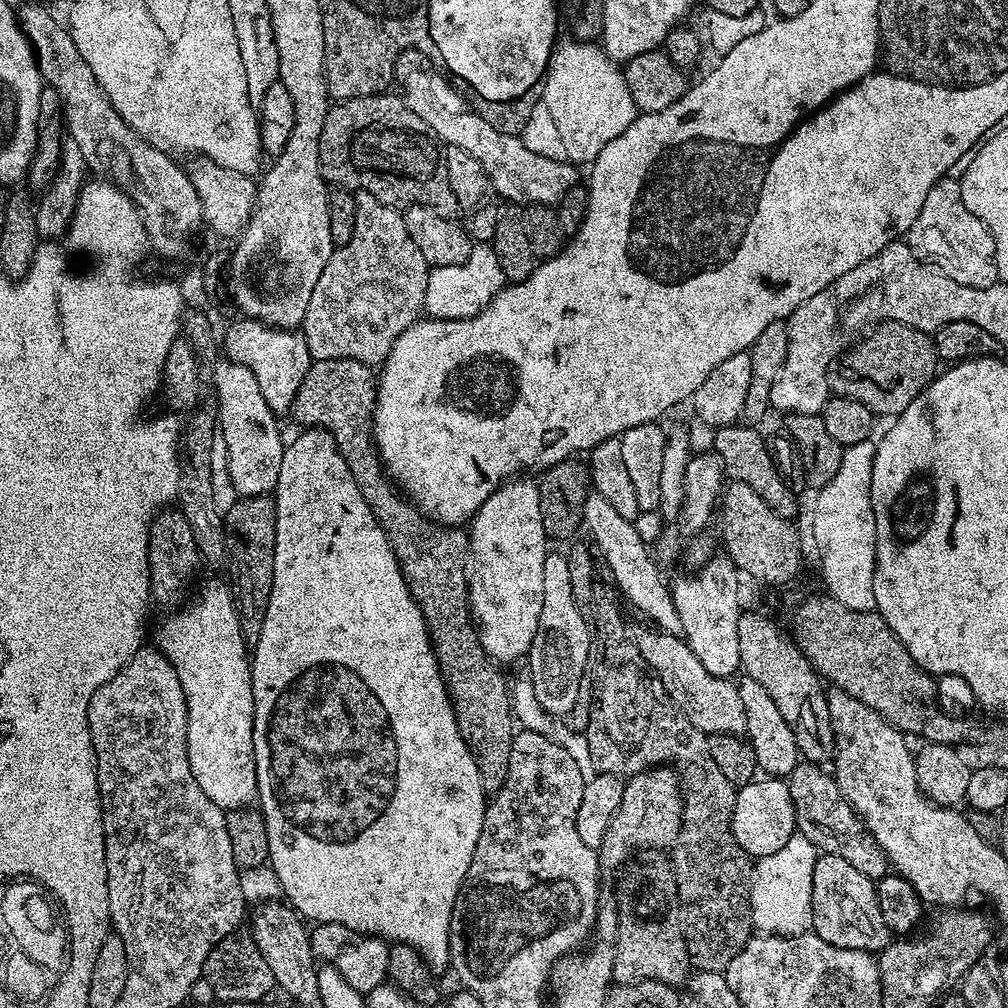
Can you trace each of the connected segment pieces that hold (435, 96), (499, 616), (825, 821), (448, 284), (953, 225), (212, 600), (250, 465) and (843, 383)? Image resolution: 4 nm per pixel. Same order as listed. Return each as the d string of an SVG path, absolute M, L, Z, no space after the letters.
M416 72L408 80L402 91L404 105L422 122L426 122L428 131L449 148L466 150L470 158L475 158L482 165L482 170L490 174L490 182L494 182L494 190L501 201L512 206L547 204L556 206L560 198L571 188L577 187L575 163L568 160L542 158L542 154L534 154L534 150L526 150L519 135L511 136L499 132L486 118L473 112L471 107L463 103L456 104L458 93L447 79L443 80L436 72Z
M524 478L505 480L498 490L494 490L494 494L486 502L482 502L482 506L470 521L470 531L468 532L468 607L472 609L472 619L479 631L480 641L486 650L486 654L501 666L512 664L515 660L523 661L534 642L534 634L538 634L538 618L542 614L542 566L546 563L546 558L550 551L550 538L546 534L544 523L542 522L540 485L535 479L520 479Z
M801 762L786 777L790 798L794 802L799 835L810 838L812 845L821 853L846 858L846 862L850 862L854 870L862 870L862 874L866 874L866 878L870 878L873 882L881 880L890 872L888 855L869 834L864 821L836 785L835 775L828 773L827 776L824 770L819 764Z
M480 242L473 247L466 262L431 269L429 281L426 282L423 311L434 320L465 320L478 315L505 284L502 266L498 266L498 254L494 254L487 243Z
M945 178L930 186L914 226L906 233L906 242L921 260L949 276L962 286L985 288L998 281L998 266L994 262L994 238L991 230L978 220L962 204L959 189L960 181L956 178Z
M208 580L200 588L200 593L185 606L181 612L168 616L160 624L156 632L155 647L168 659L170 666L174 666L174 674L178 674L178 682L182 684L182 694L186 698L186 750L190 771L194 774L194 782L202 786L202 794L214 802L214 806L231 810L234 808L249 807L257 799L256 794L256 763L254 762L254 694L252 693L252 665L250 663L250 648L244 643L240 615L236 612L236 604L232 601L232 589L227 583L220 580Z
M220 358L211 368L212 384L216 387L216 419L222 440L224 436L223 463L232 483L231 491L236 492L237 497L275 493L286 447L285 437L280 437L280 428L276 425L277 413L266 406L266 398L262 398L262 389L258 387L258 378L254 378L246 366Z
M885 320L875 325L855 347L845 351L837 359L828 371L828 390L833 396L849 396L862 402L862 406L866 406L877 417L895 418L902 410L906 410L906 406L910 406L910 402L914 402L914 398L928 385L928 381L937 375L936 364L938 365L936 341L929 333L906 326L902 322Z

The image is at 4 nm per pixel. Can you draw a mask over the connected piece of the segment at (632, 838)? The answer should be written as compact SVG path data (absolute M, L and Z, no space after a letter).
M675 767L647 768L645 772L624 780L622 806L618 806L618 814L614 814L610 830L606 830L604 845L598 849L598 855L605 865L624 866L643 848L671 849L682 830L683 821L684 795L680 793L680 775Z

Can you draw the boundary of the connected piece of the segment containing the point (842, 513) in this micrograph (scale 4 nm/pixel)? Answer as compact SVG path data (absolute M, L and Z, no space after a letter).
M871 439L844 448L842 463L838 466L838 474L826 482L816 493L816 501L812 504L812 540L820 551L820 572L824 575L827 595L832 596L842 606L850 606L855 612L876 611L874 598L874 566L876 565L876 523L874 522L874 506L870 498L870 478L874 474L874 454L876 444Z

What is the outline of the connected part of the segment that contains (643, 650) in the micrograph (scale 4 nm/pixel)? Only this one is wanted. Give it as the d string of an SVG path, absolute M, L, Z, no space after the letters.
M655 626L644 627L648 628L634 632L638 650L685 718L708 736L743 737L746 733L746 710L742 706L742 698L738 698L736 684L731 679L710 674L710 670L698 662L698 654L690 650L687 640L661 632Z

